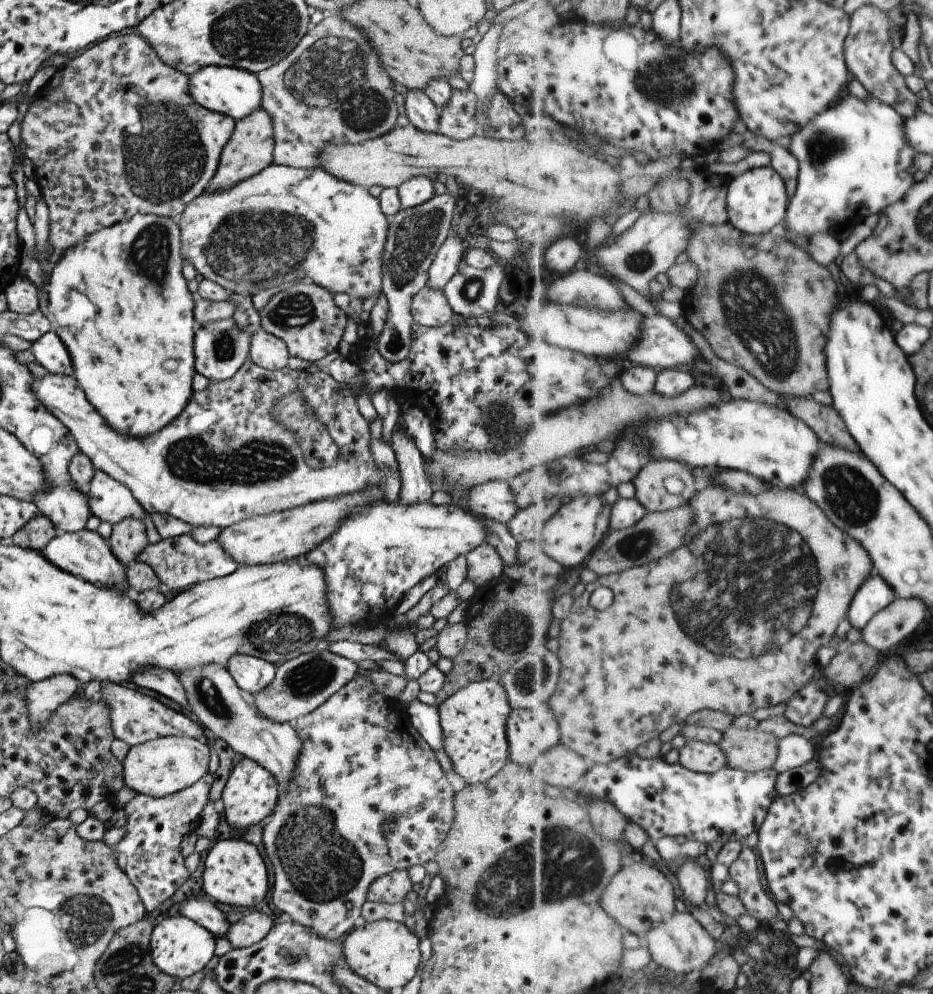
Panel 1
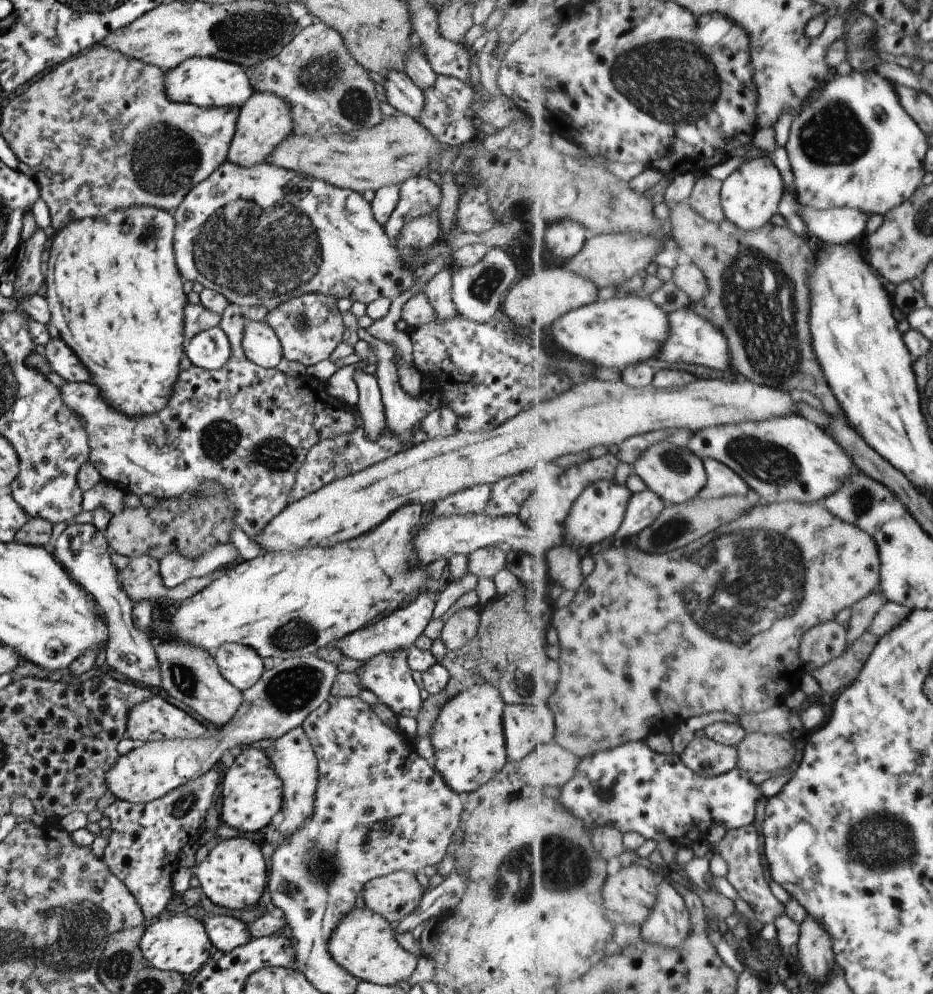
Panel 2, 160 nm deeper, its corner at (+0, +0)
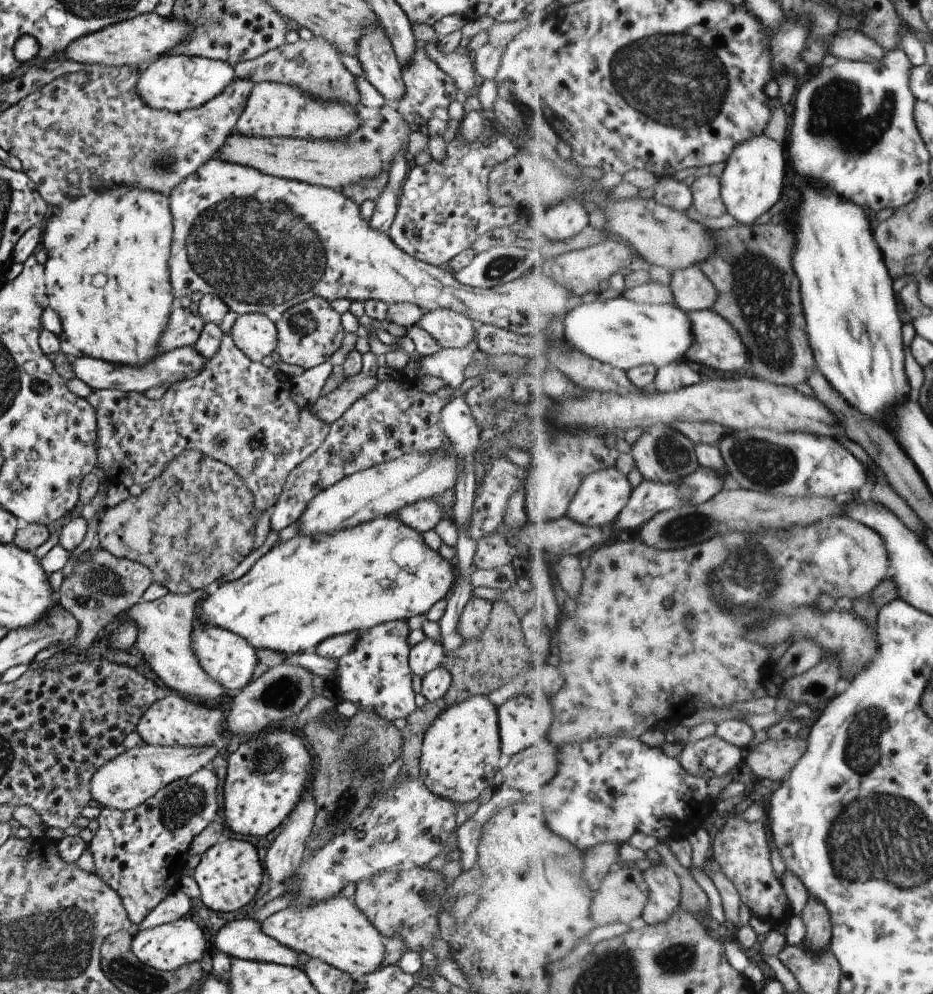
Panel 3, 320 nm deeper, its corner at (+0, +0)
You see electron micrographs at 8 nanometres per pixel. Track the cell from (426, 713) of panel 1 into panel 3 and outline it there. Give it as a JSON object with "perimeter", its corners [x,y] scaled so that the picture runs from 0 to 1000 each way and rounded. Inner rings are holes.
{"perimeter":[[[417,625],[385,635],[378,654],[360,665],[359,680],[354,682],[354,688],[363,693],[367,705],[380,708],[383,715],[400,714],[401,718],[417,725],[434,723],[447,713],[436,667],[439,651],[436,648],[438,635],[435,627]]]}

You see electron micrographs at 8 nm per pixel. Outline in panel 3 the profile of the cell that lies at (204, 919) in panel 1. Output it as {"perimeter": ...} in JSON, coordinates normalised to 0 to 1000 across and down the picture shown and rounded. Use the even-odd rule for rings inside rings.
{"perimeter":[[[271,923],[250,926],[228,940],[227,951],[241,962],[319,973],[318,959],[280,938]]]}

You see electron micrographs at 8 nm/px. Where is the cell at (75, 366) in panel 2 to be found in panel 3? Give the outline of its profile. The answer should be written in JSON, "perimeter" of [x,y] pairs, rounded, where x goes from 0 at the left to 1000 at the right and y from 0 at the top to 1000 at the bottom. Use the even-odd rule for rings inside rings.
{"perimeter":[[[198,348],[175,354],[170,358],[166,358],[162,364],[158,364],[155,368],[151,368],[151,370],[145,370],[145,368],[125,368],[125,366],[114,364],[114,362],[104,362],[91,359],[90,357],[86,359],[75,358],[74,366],[78,370],[80,380],[100,392],[124,391],[132,395],[145,394],[150,396],[166,387],[183,387],[192,384],[192,382],[198,382],[198,380],[207,380],[209,376],[213,376],[213,372],[218,370],[220,364],[220,360],[215,360],[215,356],[211,356],[211,352],[207,352],[207,348]]]}

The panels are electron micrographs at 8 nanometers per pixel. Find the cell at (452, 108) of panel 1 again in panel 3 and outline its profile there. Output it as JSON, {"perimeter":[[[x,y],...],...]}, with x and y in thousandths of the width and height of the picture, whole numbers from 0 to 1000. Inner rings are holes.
{"perimeter":[[[448,42],[445,48],[443,62],[438,62],[436,66],[430,66],[430,80],[432,80],[434,93],[426,103],[421,104],[421,109],[436,123],[438,132],[449,133],[457,138],[464,135],[474,137],[481,121],[480,107],[488,101],[489,88],[486,80],[471,70],[466,62],[456,56],[452,43]]]}

